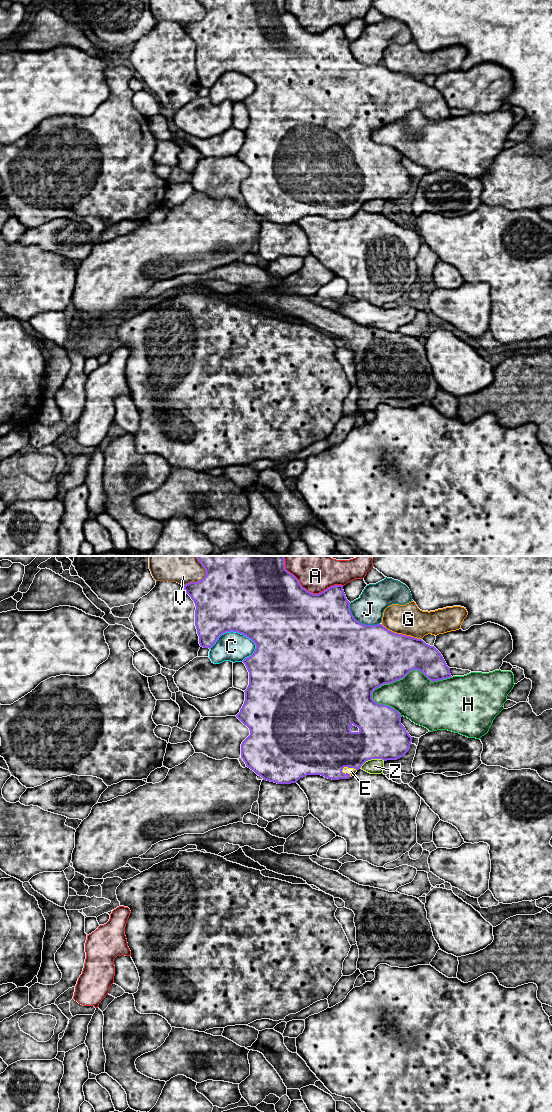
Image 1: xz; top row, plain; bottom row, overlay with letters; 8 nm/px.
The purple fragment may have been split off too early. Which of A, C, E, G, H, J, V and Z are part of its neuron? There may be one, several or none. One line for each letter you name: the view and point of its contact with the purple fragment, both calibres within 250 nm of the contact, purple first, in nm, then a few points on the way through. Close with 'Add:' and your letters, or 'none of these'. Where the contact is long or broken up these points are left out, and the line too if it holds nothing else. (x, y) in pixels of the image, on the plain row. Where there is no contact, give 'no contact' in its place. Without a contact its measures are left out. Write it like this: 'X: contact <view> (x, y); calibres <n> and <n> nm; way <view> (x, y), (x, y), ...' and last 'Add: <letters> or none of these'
E: contact xz (348, 207); calibres 460 and 60 nm; way xz (326, 185), (348, 207), (351, 211)
Add: E

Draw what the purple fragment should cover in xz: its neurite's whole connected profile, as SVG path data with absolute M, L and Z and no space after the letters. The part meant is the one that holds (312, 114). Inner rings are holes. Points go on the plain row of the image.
M198 0L206 11L205 17L198 22L190 22L183 26L185 32L194 41L195 66L199 76L199 84L203 88L211 88L218 78L226 72L238 72L251 79L256 89L242 102L249 112L249 125L245 132L245 141L236 157L250 170L250 175L241 184L241 198L246 206L263 220L277 224L297 223L307 215L321 215L332 220L348 219L361 206L371 199L397 200L403 197L410 188L412 178L401 164L401 155L394 148L382 145L372 139L372 132L384 124L403 119L410 111L419 110L430 121L439 121L452 117L441 93L426 84L422 79L394 73L382 64L365 65L357 61L351 53L342 25L334 25L319 34L313 34L303 28L299 20L285 9L285 0Z

